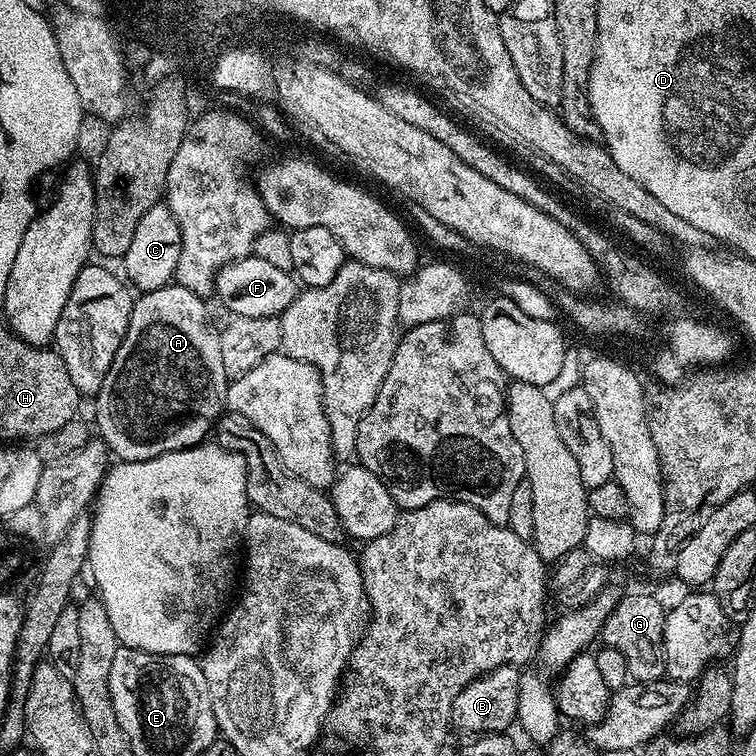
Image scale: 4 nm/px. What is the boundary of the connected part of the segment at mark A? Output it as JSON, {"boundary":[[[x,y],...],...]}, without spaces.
{"boundary":[[[177,282],[145,292],[133,303],[122,346],[118,346],[110,374],[106,374],[106,382],[102,382],[94,397],[95,431],[117,461],[149,460],[167,452],[195,448],[209,439],[216,421],[225,411],[230,378],[226,366],[222,366],[220,333],[217,325],[212,325],[204,303],[205,297]]]}

